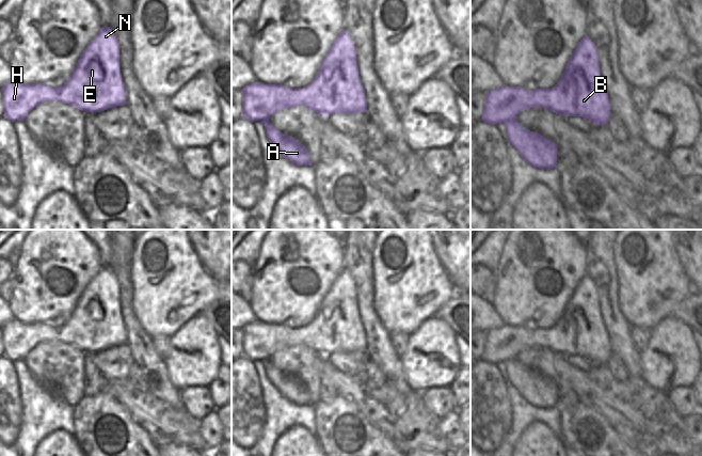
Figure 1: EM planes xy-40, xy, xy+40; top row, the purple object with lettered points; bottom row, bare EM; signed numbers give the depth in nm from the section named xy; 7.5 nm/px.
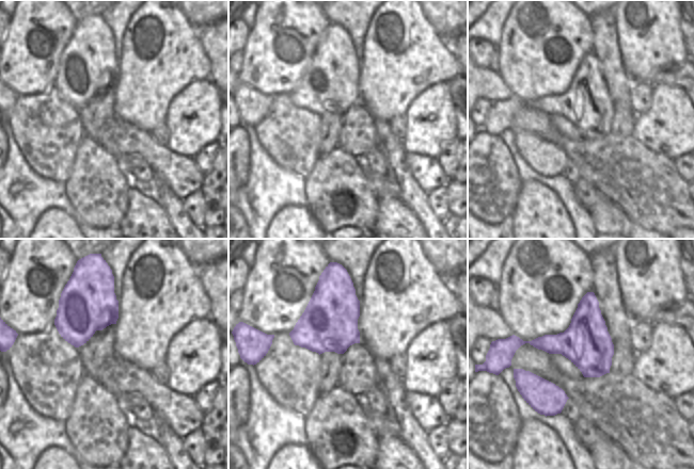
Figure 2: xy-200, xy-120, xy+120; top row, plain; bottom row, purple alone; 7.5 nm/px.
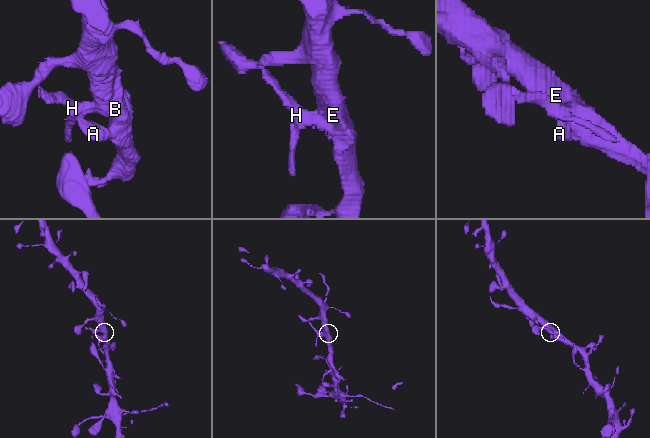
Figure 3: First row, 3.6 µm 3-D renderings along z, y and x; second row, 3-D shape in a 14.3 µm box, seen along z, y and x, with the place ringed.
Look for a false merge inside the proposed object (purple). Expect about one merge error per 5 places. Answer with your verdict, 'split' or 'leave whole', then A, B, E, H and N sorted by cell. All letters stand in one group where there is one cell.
leave whole | A B E H N

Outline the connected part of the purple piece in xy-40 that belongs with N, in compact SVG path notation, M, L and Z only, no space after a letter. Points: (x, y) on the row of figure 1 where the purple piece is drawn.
M102 27L81 53L68 81L61 87L52 88L42 82L37 84L22 84L12 80L0 90L2 92L4 119L12 123L16 121L23 122L31 110L46 101L61 101L84 112L95 113L123 106L126 104L126 90L119 70L119 47L117 41L109 27Z

